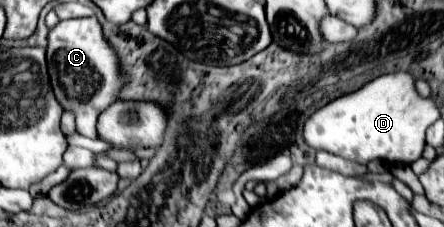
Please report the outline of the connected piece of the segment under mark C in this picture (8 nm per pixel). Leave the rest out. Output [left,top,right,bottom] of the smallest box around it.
[47,17,123,139]

